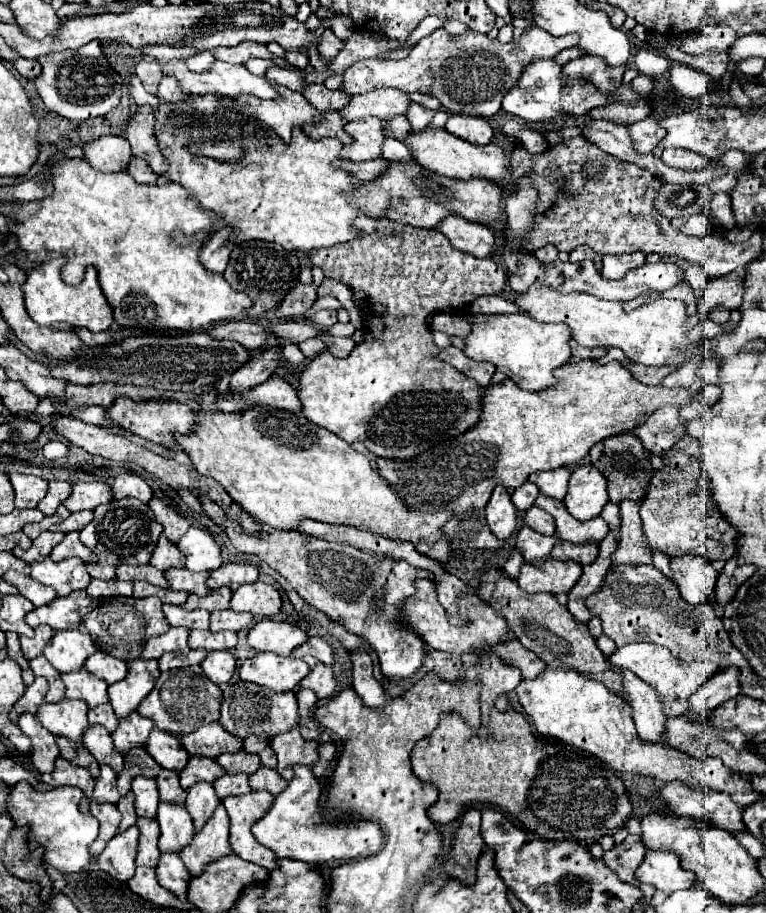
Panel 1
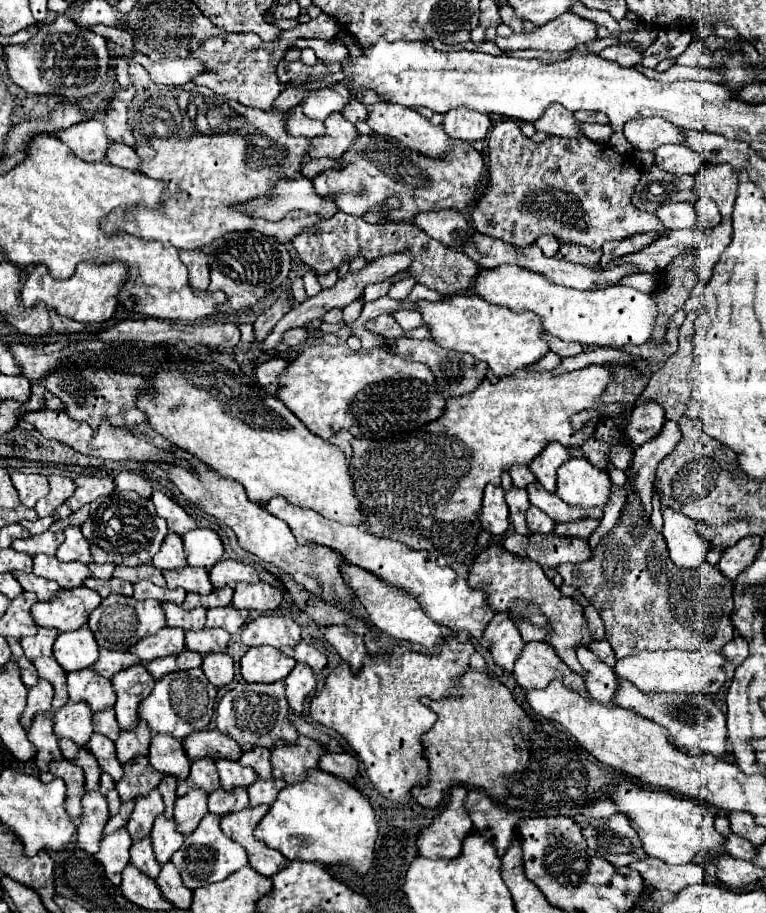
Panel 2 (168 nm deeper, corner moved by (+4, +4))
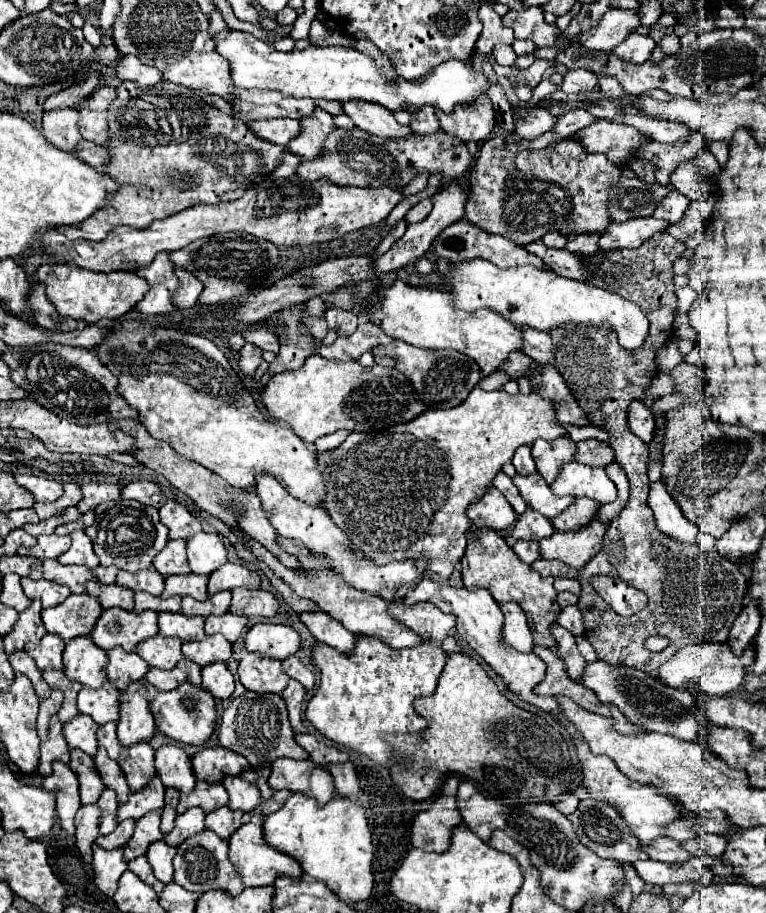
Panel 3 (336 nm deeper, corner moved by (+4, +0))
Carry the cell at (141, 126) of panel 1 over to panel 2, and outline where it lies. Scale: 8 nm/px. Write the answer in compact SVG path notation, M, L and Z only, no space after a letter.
M120 88L114 92L106 114L104 114L104 132L112 142L122 142L134 146L134 136L128 130L128 104L134 98L134 88Z

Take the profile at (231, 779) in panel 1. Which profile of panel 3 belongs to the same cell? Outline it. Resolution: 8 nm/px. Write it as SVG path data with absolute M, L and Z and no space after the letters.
M220 806L206 816L206 828L214 830L220 838L228 840L234 830L242 826L242 812L230 810L228 806Z

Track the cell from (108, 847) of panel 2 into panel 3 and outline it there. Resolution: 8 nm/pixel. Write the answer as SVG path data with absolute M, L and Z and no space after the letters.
M94 844L92 866L94 866L94 882L96 882L96 886L106 896L114 896L120 876L128 870L128 864L124 862L124 856L122 856L122 848L104 850L104 848L98 848Z

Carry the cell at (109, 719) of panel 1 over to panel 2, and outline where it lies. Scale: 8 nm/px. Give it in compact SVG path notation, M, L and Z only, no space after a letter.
M108 708L106 712L96 712L92 716L92 722L94 722L94 732L104 734L112 742L116 742L118 734L120 734L120 728L116 724L116 716L114 716L114 710L112 708Z

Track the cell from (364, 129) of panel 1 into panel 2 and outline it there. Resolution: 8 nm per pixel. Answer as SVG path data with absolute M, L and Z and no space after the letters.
M332 112L324 120L324 126L326 126L324 136L310 140L308 154L312 158L334 158L334 160L338 160L338 156L342 156L346 152L346 148L350 148L350 144L354 142L354 138L358 136L358 130L340 112Z

